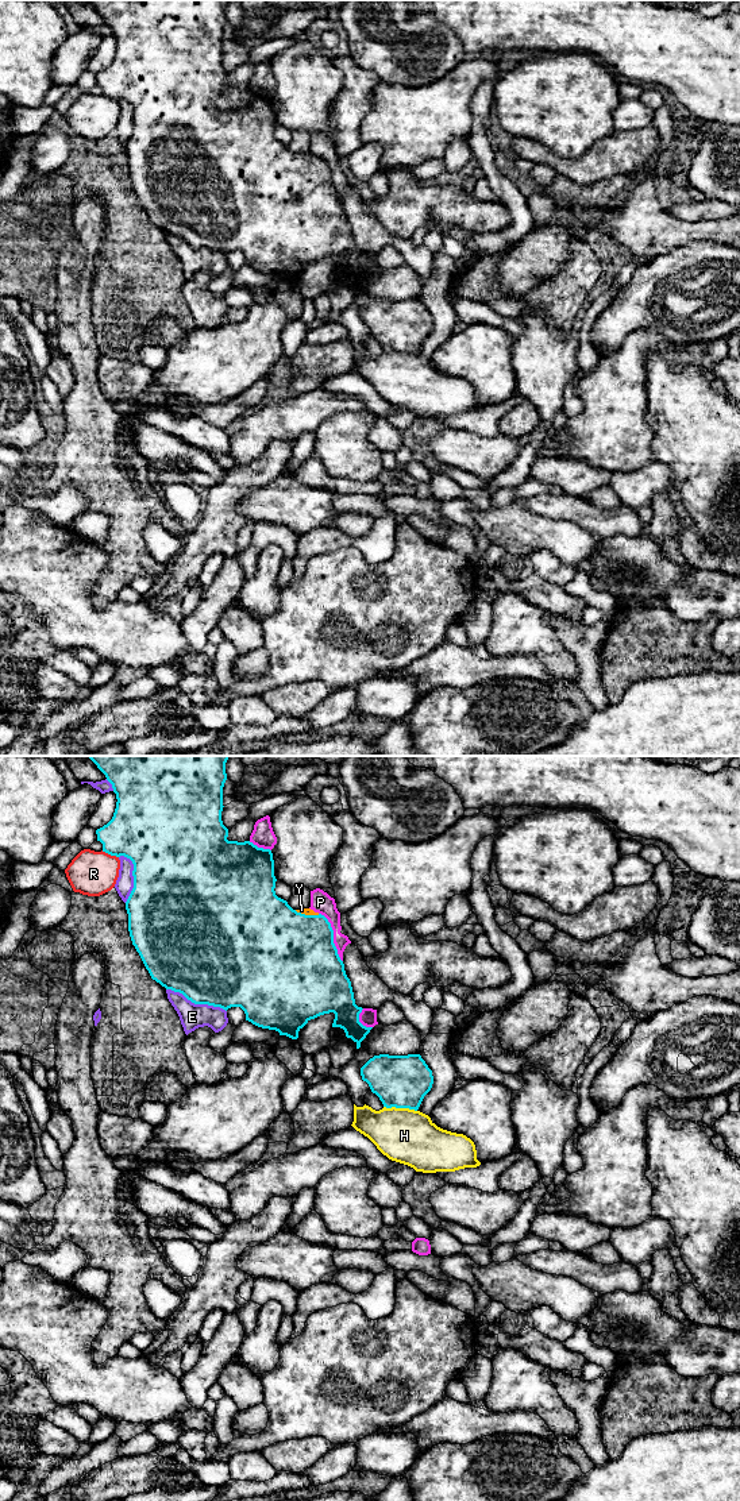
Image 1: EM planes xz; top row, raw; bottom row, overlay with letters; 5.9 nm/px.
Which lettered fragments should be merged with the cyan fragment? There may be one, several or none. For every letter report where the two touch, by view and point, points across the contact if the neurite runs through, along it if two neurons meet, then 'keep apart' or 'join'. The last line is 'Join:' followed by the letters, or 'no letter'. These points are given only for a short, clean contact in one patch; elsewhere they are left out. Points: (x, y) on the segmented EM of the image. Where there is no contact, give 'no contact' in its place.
E: xz (196, 1003) | keep apart
H: xz (400, 1107) | keep apart
P: xz (332, 937) | keep apart
R: xz (110, 853) | keep apart
Y: xz (307, 915) | join
Join: Y

